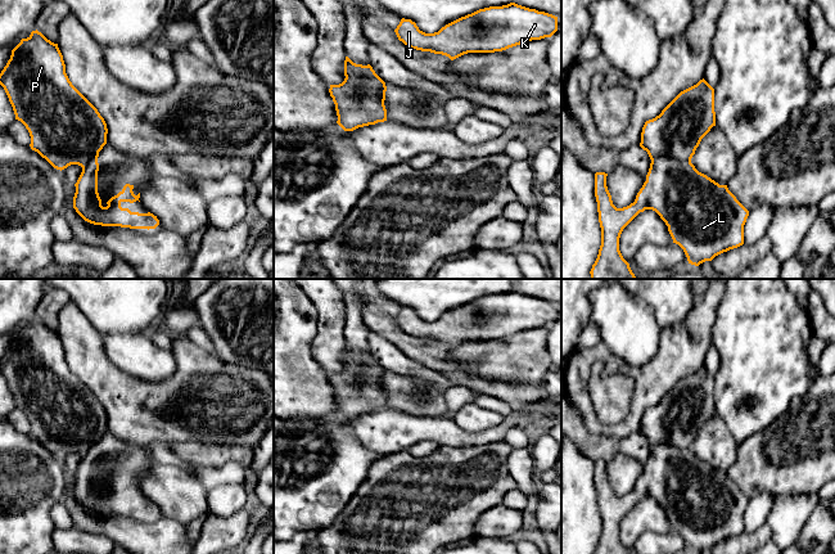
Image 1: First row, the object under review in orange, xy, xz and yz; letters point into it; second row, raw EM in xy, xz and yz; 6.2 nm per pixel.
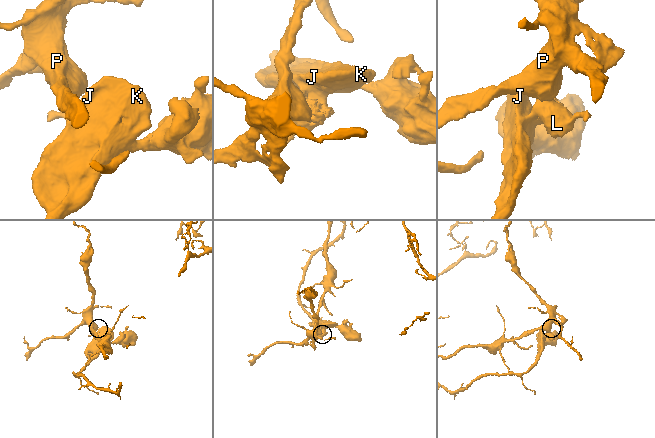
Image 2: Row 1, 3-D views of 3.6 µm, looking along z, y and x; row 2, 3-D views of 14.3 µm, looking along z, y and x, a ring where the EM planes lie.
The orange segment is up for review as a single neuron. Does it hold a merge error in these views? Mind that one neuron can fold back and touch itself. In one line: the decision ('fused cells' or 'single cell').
fused cells

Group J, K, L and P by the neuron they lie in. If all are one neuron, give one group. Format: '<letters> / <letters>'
J K L / P

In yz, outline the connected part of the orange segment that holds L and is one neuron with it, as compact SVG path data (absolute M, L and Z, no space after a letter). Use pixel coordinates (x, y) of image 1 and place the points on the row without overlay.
M656 445L633 491L617 496L605 460L595 461L595 485L601 533L592 554L629 554L619 539L623 517L645 497L655 499L668 514L689 551L699 554L744 532L749 499L728 478L699 460L691 449Z

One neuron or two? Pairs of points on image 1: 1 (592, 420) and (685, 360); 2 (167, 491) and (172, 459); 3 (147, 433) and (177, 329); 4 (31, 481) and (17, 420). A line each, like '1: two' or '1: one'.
1: one
2: two
3: two
4: two

